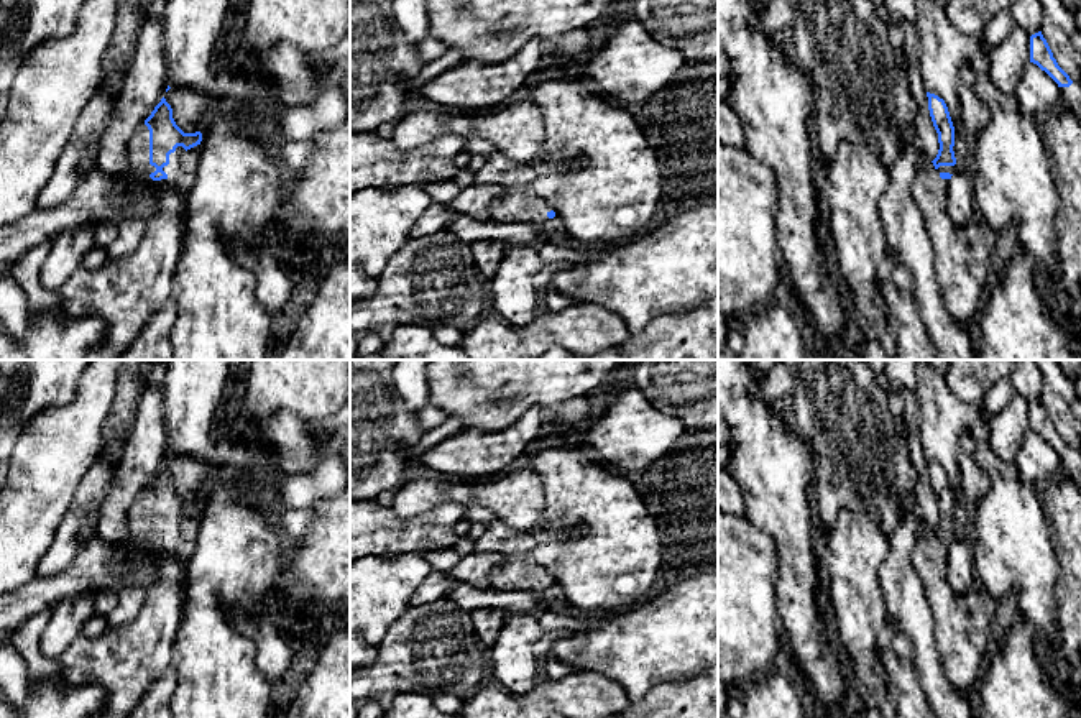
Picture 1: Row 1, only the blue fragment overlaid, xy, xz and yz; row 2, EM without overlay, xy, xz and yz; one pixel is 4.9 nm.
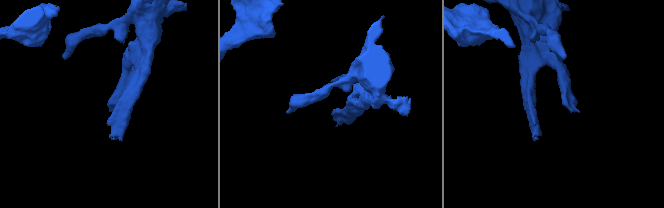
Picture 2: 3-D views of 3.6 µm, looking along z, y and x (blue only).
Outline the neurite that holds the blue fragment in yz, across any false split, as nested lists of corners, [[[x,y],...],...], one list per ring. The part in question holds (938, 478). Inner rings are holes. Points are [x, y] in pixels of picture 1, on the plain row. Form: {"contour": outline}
{"contour": [[[930,460],[927,465],[940,518],[932,531],[920,532],[912,550],[912,565],[932,610],[941,670],[954,690],[968,700],[978,688],[992,647],[996,600],[986,590],[956,595],[951,588],[948,554],[956,539],[954,495],[945,468]]]}

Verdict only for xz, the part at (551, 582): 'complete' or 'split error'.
split error

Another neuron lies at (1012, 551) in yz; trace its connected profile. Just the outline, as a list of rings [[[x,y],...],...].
[[[989,416],[976,417],[969,432],[978,447],[974,452],[976,465],[991,480],[991,488],[974,503],[973,509],[973,568],[984,590],[997,601],[1010,591],[1017,595],[1019,613],[1035,628],[1035,652],[1038,660],[1053,677],[1053,642],[1058,639],[1055,587],[1061,575],[1050,526],[1042,508],[1040,490],[1022,481],[1017,468],[1004,462],[989,442]]]

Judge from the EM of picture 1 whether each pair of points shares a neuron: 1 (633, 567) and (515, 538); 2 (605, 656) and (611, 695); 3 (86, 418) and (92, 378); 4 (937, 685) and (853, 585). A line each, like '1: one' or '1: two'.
1: two
2: two
3: one
4: two

